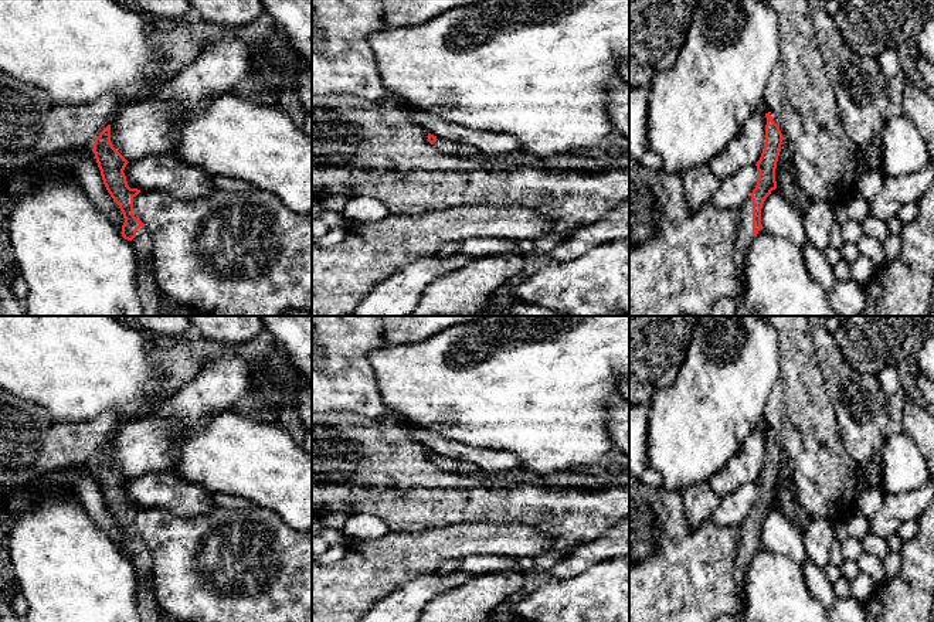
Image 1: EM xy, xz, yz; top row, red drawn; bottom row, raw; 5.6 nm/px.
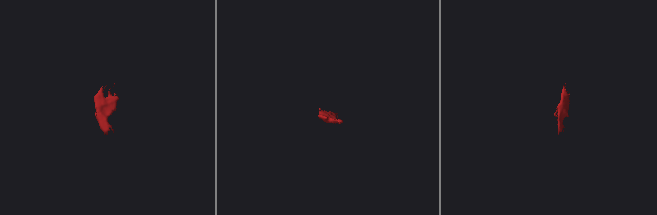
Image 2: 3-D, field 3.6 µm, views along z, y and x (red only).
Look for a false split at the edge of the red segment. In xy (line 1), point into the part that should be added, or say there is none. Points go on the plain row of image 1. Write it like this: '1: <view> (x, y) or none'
1: xy (142, 561)

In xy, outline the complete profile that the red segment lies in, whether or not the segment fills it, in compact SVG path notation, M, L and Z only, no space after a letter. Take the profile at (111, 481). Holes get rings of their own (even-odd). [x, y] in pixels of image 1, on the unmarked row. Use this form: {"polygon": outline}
{"polygon": "M111 442L95 456L94 470L103 502L123 531L125 540L120 551L136 570L142 622L159 622L159 606L150 589L152 557L145 541L133 531L133 516L140 507L128 503L123 487L129 479L111 460Z"}

